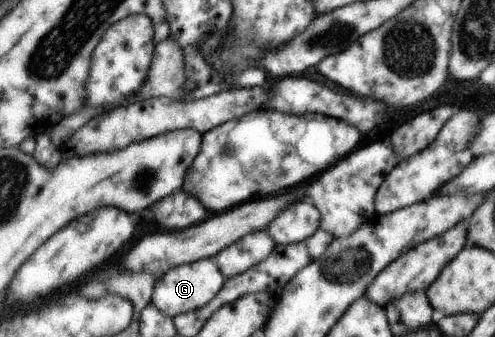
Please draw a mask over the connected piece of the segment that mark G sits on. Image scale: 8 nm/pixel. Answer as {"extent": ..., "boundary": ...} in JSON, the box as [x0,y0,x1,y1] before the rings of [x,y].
{"extent":[149,257,225,317],"boundary":[[[214,257],[199,259],[186,265],[179,265],[173,269],[168,269],[166,273],[157,278],[157,284],[154,286],[153,297],[149,304],[168,317],[177,317],[180,314],[195,312],[195,310],[201,309],[203,305],[206,305],[217,296],[219,289],[224,284],[225,277],[218,269]]]}

